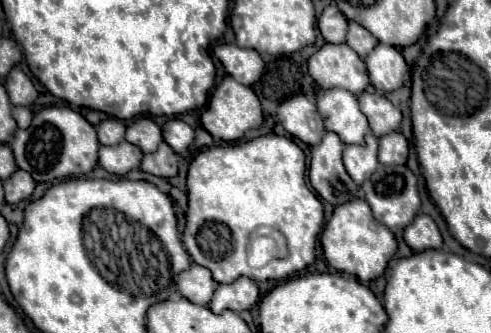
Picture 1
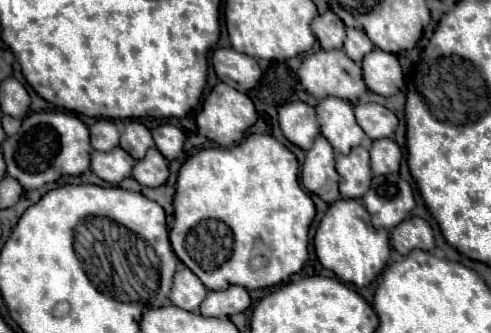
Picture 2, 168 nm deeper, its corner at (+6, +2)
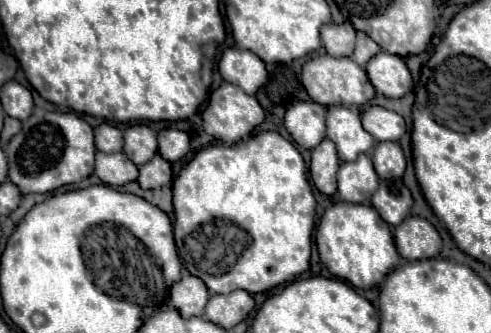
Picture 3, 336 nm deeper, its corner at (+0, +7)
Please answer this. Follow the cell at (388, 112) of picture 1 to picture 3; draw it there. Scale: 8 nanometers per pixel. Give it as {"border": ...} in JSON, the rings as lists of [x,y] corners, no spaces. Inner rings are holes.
{"border":[[[371,105],[361,113],[363,127],[375,137],[375,141],[399,141],[405,133],[405,121],[399,113],[379,105]]]}

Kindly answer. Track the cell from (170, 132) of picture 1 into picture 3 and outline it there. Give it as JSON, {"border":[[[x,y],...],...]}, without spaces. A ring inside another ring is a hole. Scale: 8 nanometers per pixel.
{"border":[[[161,129],[159,131],[159,155],[175,163],[185,157],[189,151],[189,135],[179,129]]]}

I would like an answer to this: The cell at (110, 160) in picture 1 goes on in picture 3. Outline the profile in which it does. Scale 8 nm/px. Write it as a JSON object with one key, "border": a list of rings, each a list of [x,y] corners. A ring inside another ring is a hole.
{"border":[[[101,153],[95,155],[95,173],[107,185],[125,185],[137,179],[137,165],[125,153]]]}

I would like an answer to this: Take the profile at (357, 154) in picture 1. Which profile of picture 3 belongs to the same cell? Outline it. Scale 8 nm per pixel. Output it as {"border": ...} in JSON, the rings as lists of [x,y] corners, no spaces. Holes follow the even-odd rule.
{"border":[[[359,155],[355,161],[343,161],[339,167],[339,197],[351,203],[369,203],[379,185],[379,177],[369,155]]]}

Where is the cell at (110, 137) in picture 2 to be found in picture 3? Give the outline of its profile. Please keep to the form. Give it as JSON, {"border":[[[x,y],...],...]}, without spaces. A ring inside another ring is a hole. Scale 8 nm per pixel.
{"border":[[[101,123],[95,127],[95,145],[103,153],[115,153],[123,149],[123,135],[111,123]]]}

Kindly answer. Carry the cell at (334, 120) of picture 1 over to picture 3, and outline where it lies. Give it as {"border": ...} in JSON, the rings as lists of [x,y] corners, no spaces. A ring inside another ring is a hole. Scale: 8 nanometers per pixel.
{"border":[[[331,105],[327,107],[327,137],[335,141],[343,161],[355,161],[361,153],[371,153],[375,139],[359,121],[357,107]]]}

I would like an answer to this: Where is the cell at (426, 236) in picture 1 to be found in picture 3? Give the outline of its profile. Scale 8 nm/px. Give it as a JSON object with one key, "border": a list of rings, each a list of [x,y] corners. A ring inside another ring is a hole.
{"border":[[[409,215],[395,227],[395,245],[401,257],[415,261],[419,257],[437,257],[441,251],[441,237],[427,219]]]}

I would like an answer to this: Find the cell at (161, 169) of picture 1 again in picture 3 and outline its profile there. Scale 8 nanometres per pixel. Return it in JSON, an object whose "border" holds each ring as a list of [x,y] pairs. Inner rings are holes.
{"border":[[[155,153],[155,157],[147,163],[139,167],[139,185],[143,189],[159,189],[165,187],[173,181],[173,173],[171,173],[171,163],[165,161],[159,153]]]}

